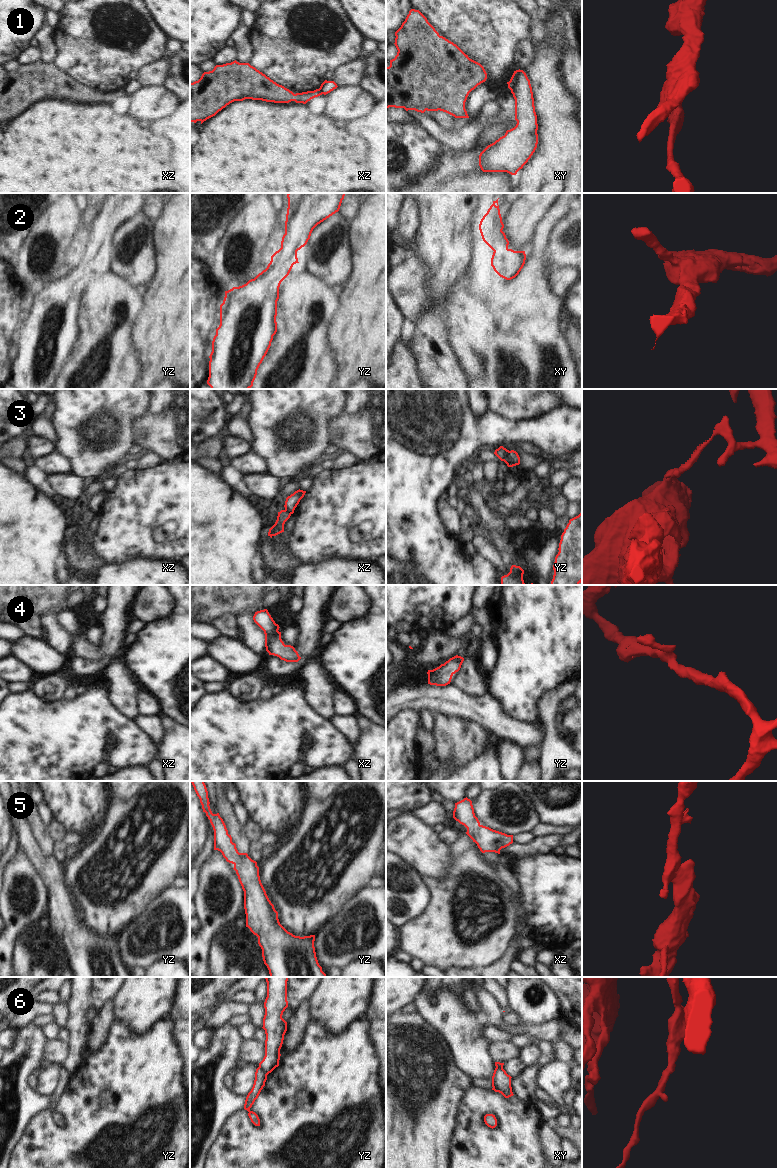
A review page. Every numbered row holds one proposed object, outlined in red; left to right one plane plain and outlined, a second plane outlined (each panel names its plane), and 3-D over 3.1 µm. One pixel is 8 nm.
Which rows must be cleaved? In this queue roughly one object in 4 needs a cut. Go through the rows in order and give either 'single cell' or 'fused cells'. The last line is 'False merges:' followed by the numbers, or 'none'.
1: fused cells
2: single cell
3: fused cells
4: single cell
5: single cell
6: fused cells
False merges: 1, 3, 6

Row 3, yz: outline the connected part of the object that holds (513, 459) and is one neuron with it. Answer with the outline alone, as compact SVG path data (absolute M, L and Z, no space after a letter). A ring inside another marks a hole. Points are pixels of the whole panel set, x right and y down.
M514 450L509 451L508 456L504 459L508 467L513 467L520 464L520 457Z

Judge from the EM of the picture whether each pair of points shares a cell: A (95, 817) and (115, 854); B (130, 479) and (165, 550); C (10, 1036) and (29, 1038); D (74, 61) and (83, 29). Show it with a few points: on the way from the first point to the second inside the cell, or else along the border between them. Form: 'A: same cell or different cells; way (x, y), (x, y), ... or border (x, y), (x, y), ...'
A: different cells; border (110, 806), (104, 823), (97, 834)
B: same cell; way (140, 497), (165, 523), (165, 532)
C: different cells; border (17, 1032), (17, 1038), (10, 1048)
D: same cell; way (82, 53), (83, 37)

